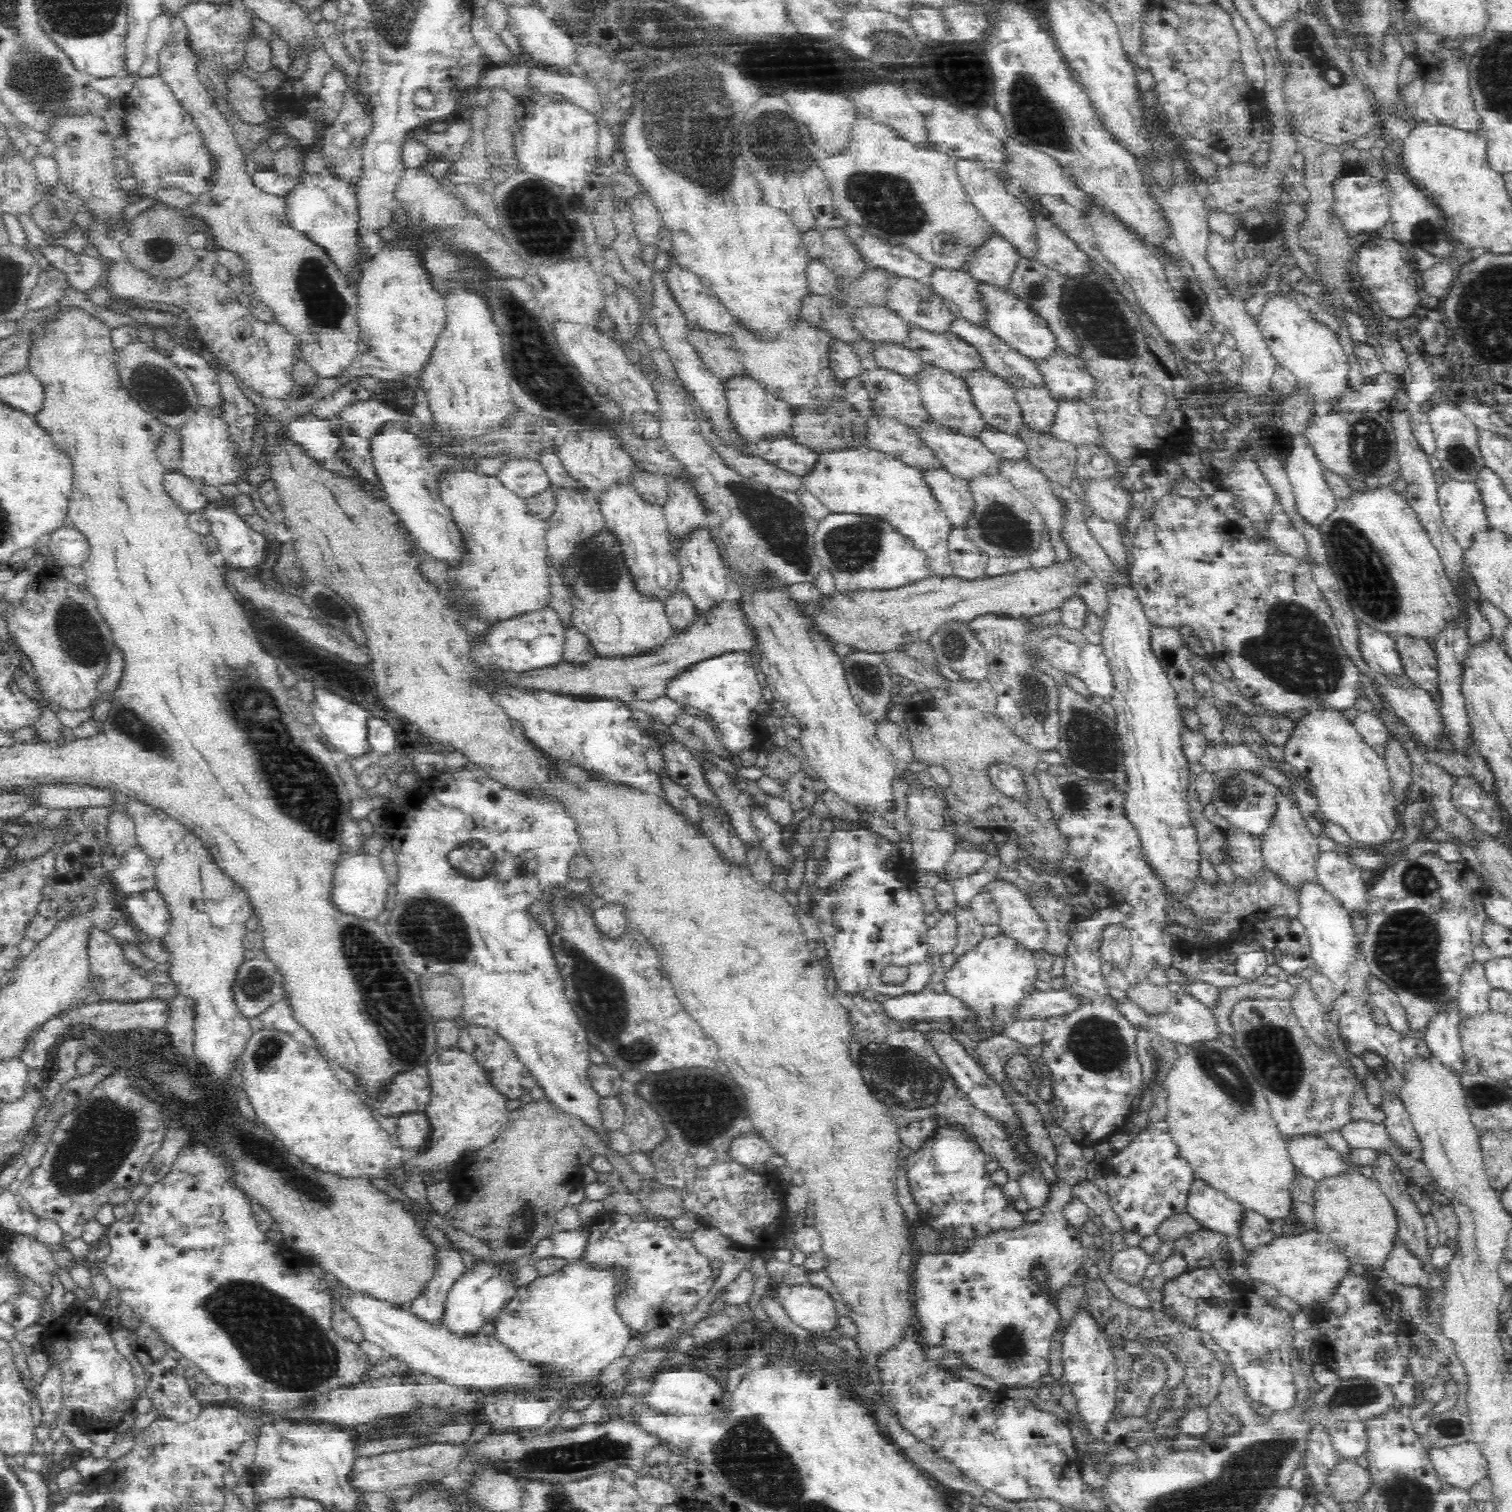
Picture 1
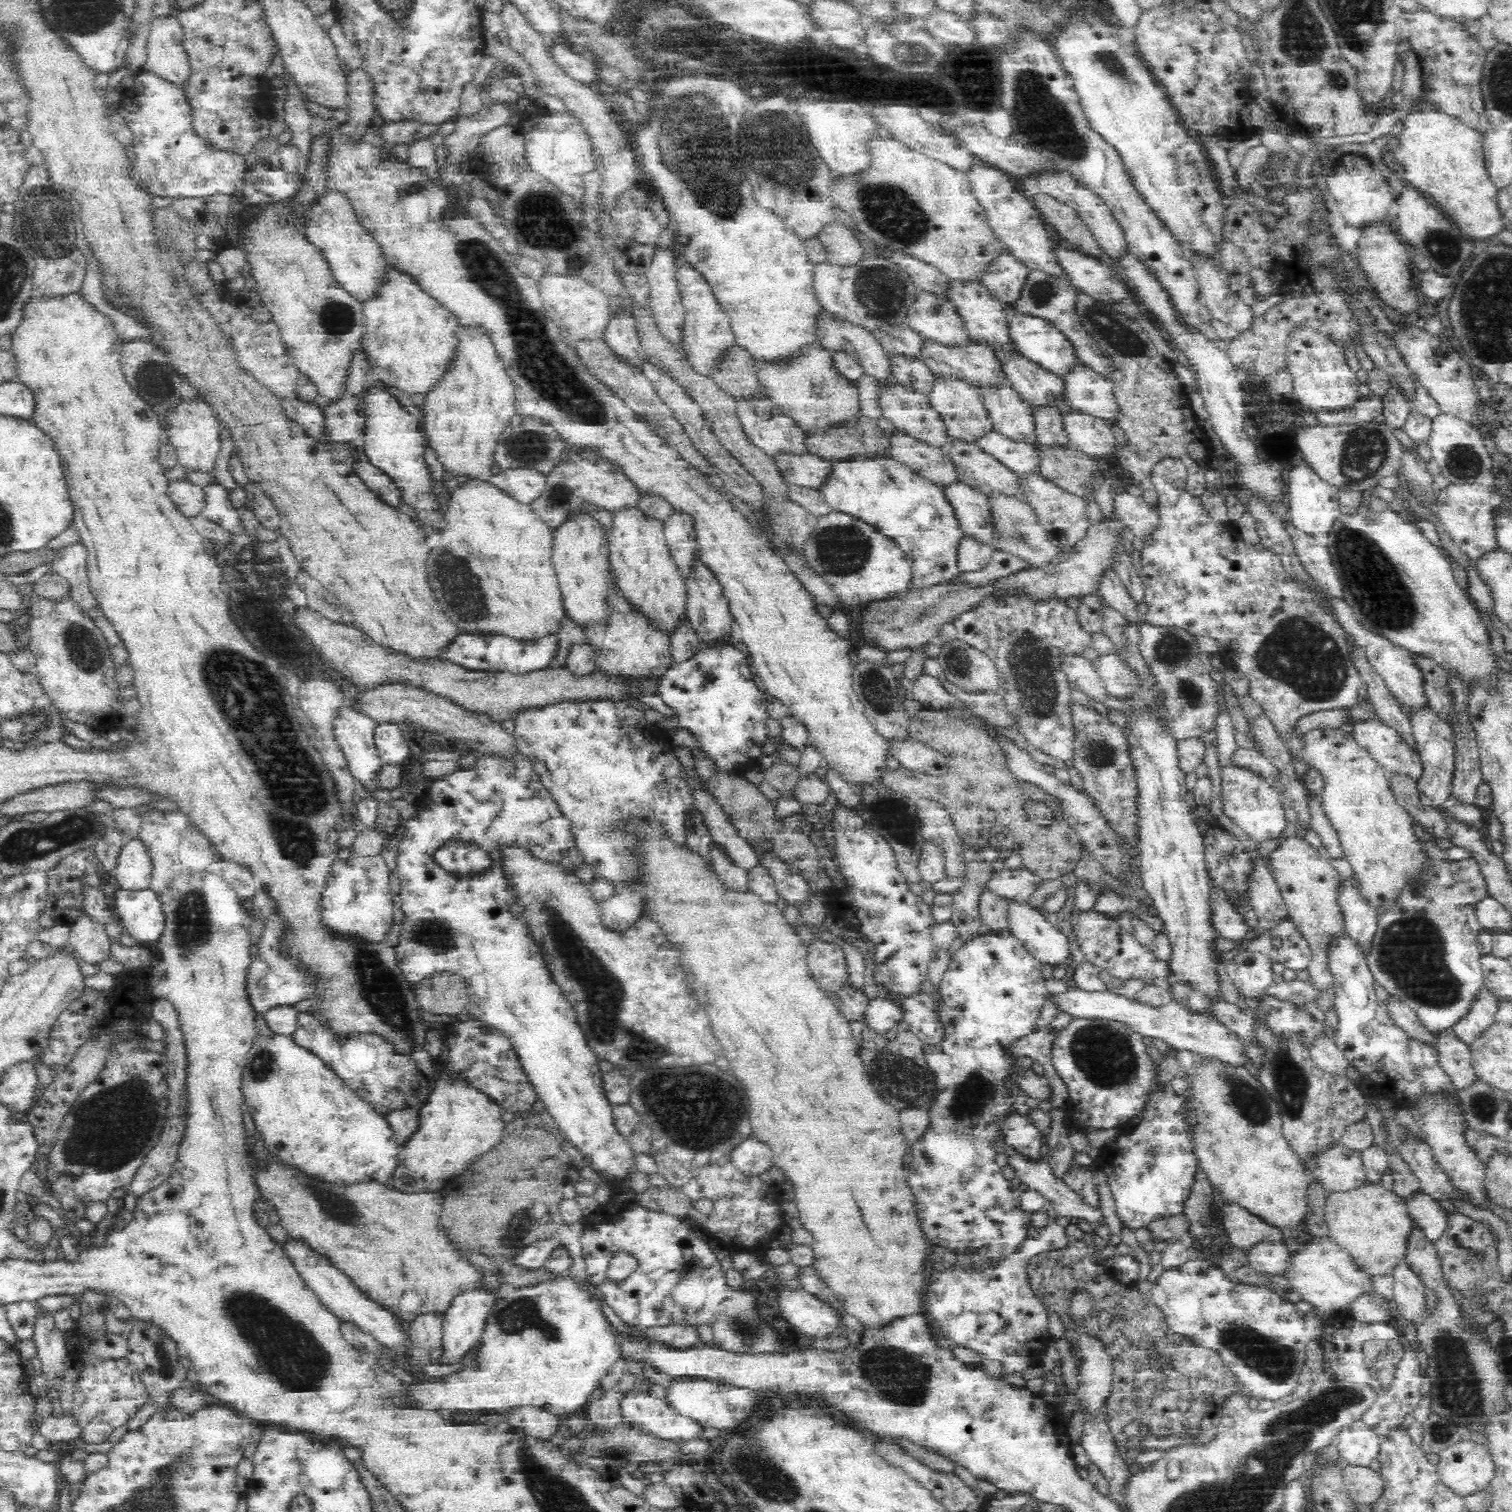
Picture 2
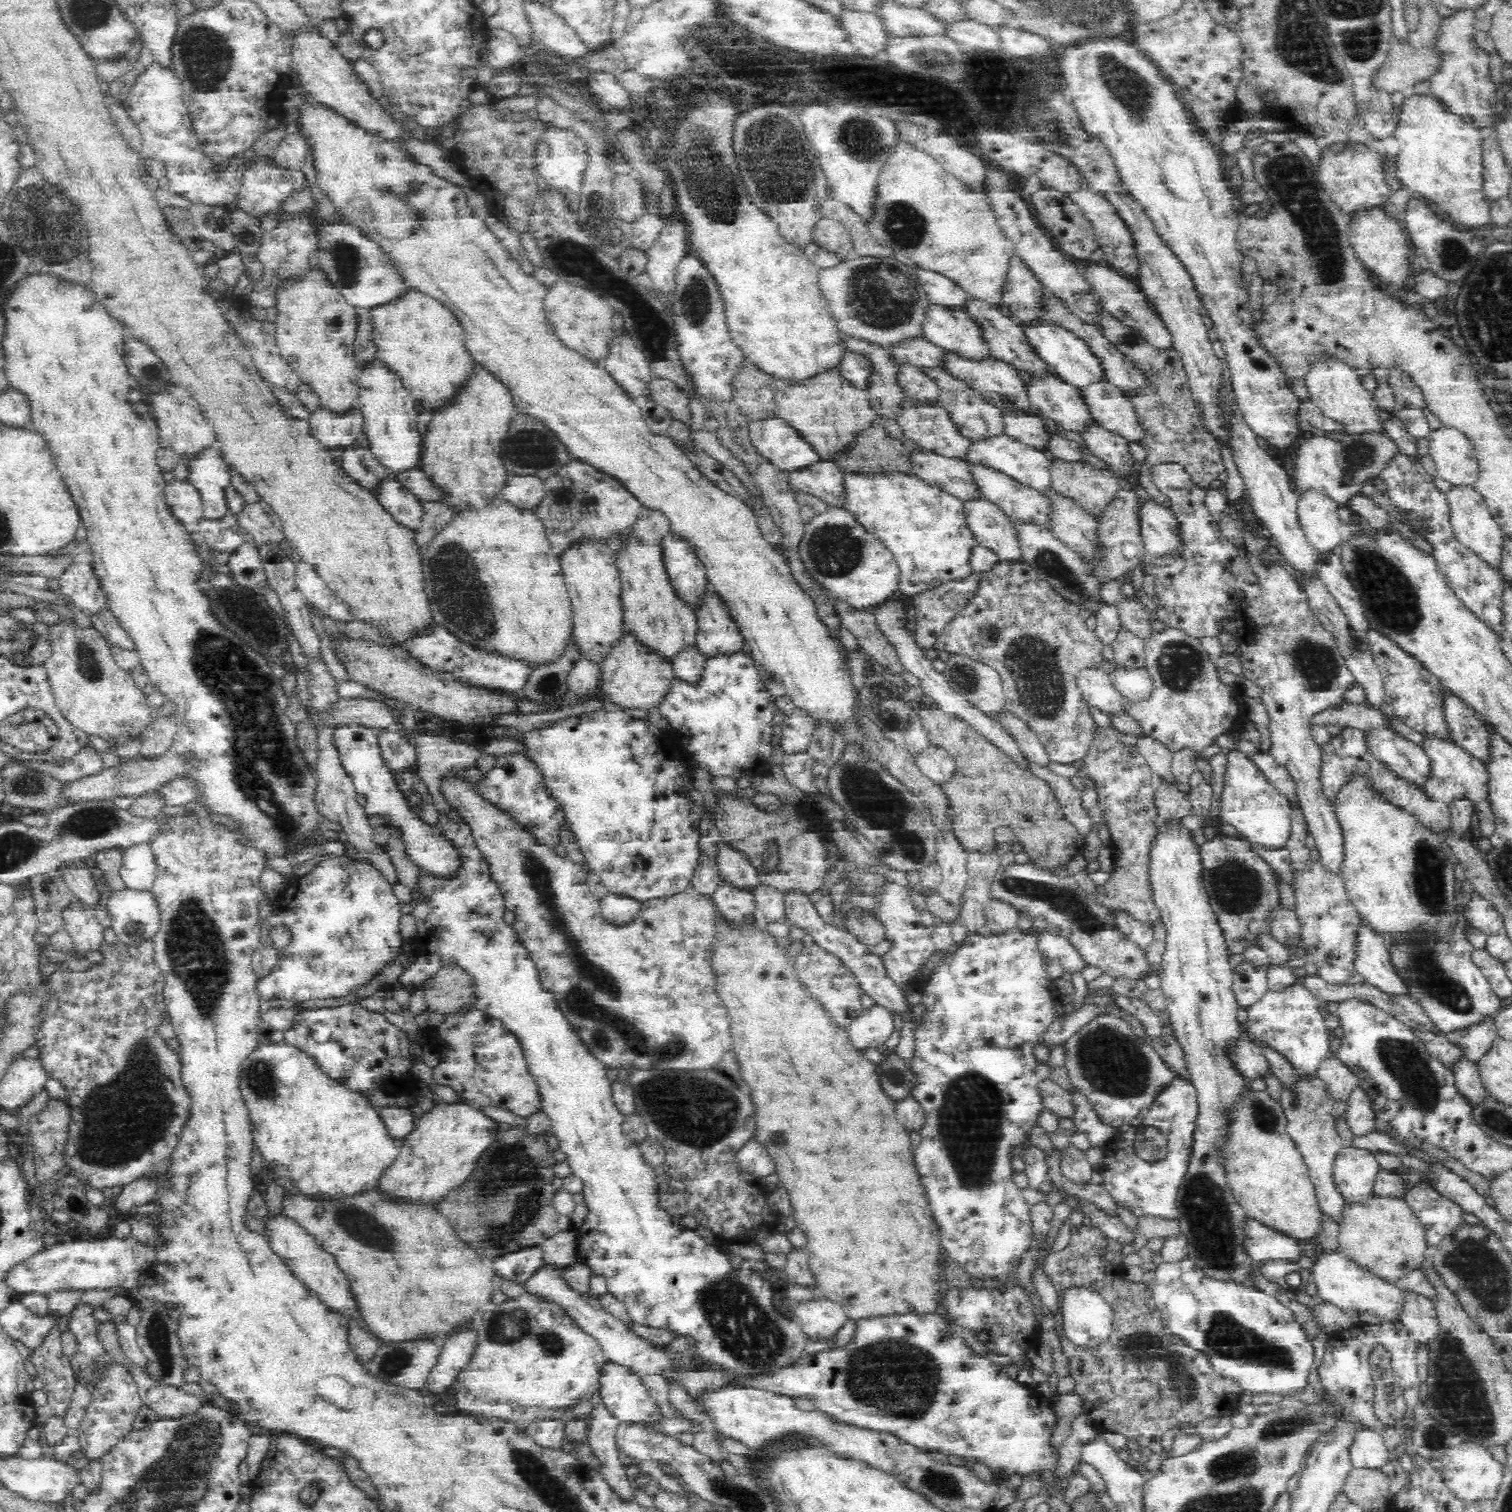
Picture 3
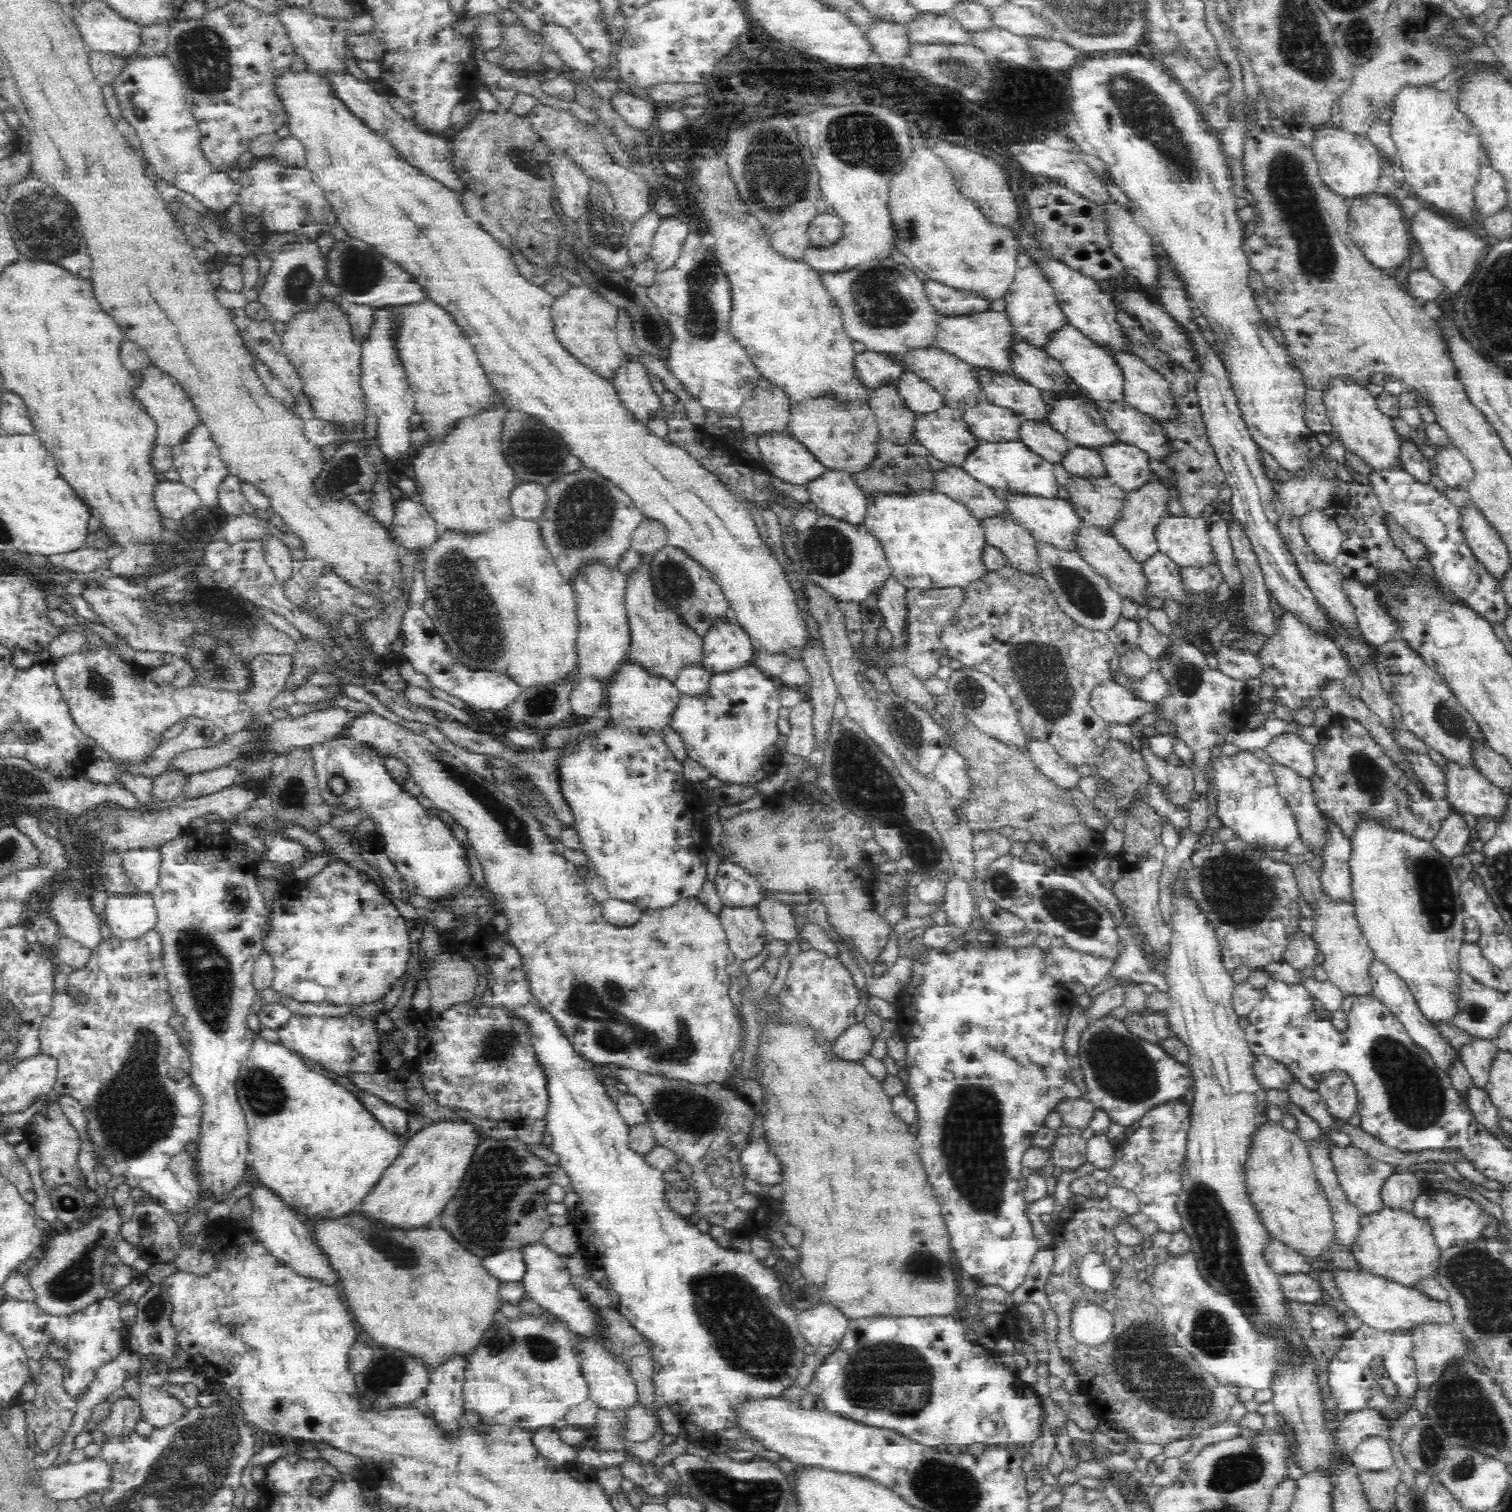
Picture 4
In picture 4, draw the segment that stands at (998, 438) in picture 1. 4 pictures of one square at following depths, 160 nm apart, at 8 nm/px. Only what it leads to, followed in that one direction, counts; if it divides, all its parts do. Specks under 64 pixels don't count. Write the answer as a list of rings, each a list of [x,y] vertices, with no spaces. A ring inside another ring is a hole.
[[[1018,438],[1012,442],[980,442],[966,458],[963,468],[992,489],[1008,487],[1012,491],[1022,491],[1024,494],[1040,495],[1044,498],[1058,496],[1059,486],[1054,476],[1053,464],[1031,452]]]

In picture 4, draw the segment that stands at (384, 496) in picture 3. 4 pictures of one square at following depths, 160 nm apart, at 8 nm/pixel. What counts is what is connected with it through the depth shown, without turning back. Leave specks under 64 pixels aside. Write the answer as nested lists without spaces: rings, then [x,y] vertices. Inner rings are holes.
[[[408,498],[393,502],[392,531],[395,532],[405,550],[427,548],[440,534],[432,514],[422,503]]]

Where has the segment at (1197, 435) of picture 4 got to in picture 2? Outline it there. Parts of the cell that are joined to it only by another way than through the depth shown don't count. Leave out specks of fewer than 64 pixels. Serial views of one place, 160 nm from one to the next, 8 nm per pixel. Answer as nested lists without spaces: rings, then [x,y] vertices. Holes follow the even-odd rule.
[[[1078,290],[1074,310],[1080,324],[1109,360],[1111,371],[1103,378],[1112,385],[1112,397],[1118,405],[1118,416],[1110,421],[1111,426],[1124,433],[1124,446],[1117,443],[1113,454],[1120,464],[1121,476],[1138,480],[1144,502],[1157,508],[1158,497],[1151,475],[1154,466],[1165,459],[1179,459],[1188,471],[1185,492],[1199,497],[1210,488],[1204,476],[1211,469],[1213,448],[1191,410],[1189,396],[1172,363],[1158,352],[1140,324],[1112,303],[1096,300]]]

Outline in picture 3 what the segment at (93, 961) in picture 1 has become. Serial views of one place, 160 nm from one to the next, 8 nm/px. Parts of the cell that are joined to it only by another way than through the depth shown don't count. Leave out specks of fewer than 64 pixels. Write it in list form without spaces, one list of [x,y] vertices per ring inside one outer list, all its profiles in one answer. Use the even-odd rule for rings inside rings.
[[[75,901],[62,912],[64,929],[72,938],[72,950],[69,954],[82,954],[87,958],[90,952],[100,949],[103,941],[103,928],[96,916],[96,910]]]

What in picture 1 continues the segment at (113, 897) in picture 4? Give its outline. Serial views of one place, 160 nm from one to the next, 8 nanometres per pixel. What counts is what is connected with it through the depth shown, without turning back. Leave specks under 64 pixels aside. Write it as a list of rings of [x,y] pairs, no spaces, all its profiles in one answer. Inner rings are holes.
[[[157,889],[126,896],[123,907],[128,919],[137,930],[146,933],[150,941],[162,942],[171,930],[170,911]]]

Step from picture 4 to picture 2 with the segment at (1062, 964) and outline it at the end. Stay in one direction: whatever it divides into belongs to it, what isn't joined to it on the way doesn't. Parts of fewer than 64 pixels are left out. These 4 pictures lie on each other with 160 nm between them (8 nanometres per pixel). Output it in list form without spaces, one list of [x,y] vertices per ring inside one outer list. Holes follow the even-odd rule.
[[[1007,900],[1008,926],[1012,937],[1016,938],[1026,951],[1042,964],[1052,967],[1069,962],[1069,940],[1057,926],[1052,926],[1046,917],[1028,902]]]

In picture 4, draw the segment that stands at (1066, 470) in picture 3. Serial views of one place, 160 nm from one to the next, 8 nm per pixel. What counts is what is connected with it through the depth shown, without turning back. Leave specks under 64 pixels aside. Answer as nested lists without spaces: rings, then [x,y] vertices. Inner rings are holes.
[[[1072,473],[1066,486],[1067,501],[1072,505],[1078,519],[1109,532],[1118,520],[1125,493],[1110,477],[1080,477]]]

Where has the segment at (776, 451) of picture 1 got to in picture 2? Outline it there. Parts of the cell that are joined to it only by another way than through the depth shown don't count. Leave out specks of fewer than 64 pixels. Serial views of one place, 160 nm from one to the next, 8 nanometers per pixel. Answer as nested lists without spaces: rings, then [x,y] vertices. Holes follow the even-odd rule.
[[[809,453],[802,454],[802,456],[799,456],[798,454],[778,454],[778,456],[773,457],[773,460],[774,465],[778,467],[778,470],[781,473],[782,479],[788,485],[802,485],[816,490],[831,469],[829,468],[830,462],[820,456]]]

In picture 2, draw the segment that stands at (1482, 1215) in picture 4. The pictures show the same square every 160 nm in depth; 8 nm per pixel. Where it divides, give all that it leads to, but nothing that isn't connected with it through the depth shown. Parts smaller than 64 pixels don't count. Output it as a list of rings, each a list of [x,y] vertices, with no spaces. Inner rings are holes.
[[[1422,1190],[1405,1196],[1403,1201],[1407,1204],[1409,1215],[1418,1221],[1418,1225],[1424,1229],[1426,1237],[1435,1243],[1447,1228],[1446,1211],[1439,1201]]]

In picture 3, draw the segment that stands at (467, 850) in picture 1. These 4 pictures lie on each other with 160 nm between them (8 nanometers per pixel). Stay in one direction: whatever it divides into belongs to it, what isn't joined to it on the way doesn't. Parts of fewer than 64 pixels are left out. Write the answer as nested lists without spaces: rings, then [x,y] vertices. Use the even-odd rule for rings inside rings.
[[[340,723],[335,729],[334,746],[340,751],[342,767],[352,777],[356,792],[363,794],[366,799],[366,806],[364,806],[366,814],[382,816],[387,823],[391,824],[392,829],[397,828],[401,832],[404,852],[408,854],[413,864],[446,880],[456,878],[460,866],[463,866],[460,853],[450,841],[435,836],[431,825],[422,821],[408,807],[406,795],[397,789],[393,772],[386,766],[381,755],[378,731],[372,727],[360,725],[360,723]]]

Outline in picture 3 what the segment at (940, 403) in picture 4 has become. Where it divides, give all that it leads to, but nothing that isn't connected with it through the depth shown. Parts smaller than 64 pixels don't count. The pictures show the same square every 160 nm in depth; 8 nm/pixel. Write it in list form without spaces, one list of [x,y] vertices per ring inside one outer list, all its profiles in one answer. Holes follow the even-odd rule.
[[[908,363],[900,364],[898,380],[903,393],[910,399],[922,400],[934,404],[936,398],[938,398],[938,394],[941,392],[936,382],[928,374],[924,374],[922,367]]]

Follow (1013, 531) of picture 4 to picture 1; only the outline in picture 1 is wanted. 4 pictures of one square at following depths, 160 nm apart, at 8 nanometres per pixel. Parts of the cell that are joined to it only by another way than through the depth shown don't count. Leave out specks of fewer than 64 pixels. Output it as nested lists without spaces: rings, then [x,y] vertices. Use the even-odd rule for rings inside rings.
[[[944,467],[921,470],[921,473],[930,494],[945,512],[950,524],[962,529],[973,507],[973,498],[965,479],[953,475]]]

